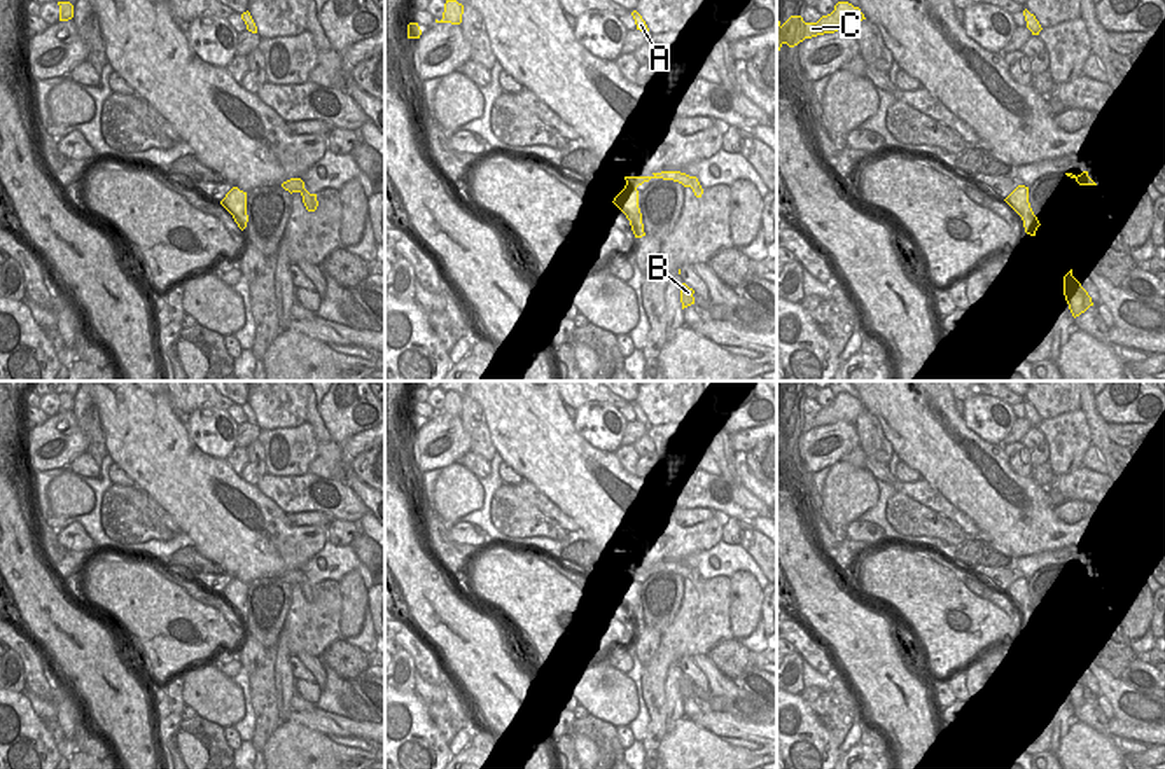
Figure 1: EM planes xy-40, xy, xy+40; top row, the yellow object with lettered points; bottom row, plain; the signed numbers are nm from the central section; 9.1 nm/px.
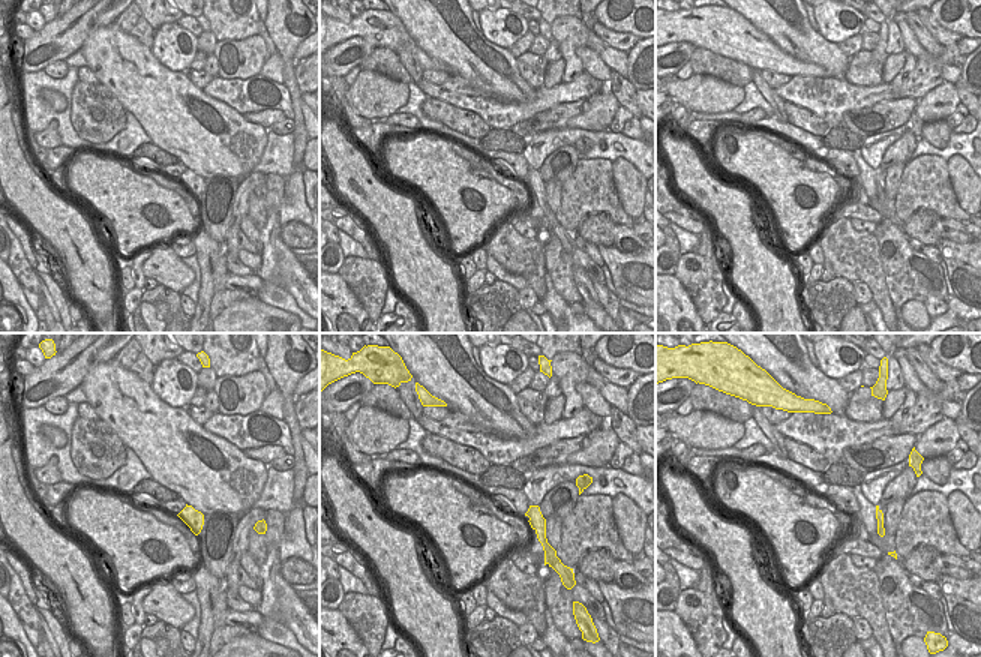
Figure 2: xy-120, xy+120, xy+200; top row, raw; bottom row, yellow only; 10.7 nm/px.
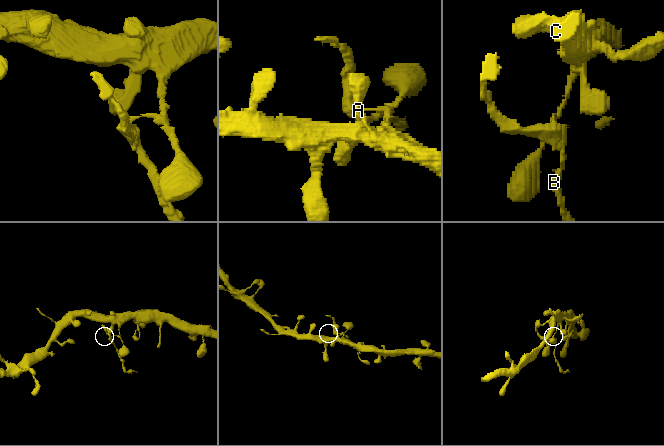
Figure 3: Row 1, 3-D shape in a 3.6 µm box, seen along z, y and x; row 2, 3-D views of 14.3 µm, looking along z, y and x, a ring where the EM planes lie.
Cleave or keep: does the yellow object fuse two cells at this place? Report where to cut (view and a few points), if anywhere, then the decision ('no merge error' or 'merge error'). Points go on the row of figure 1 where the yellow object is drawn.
xy (655, 175), (660, 177) | merge error

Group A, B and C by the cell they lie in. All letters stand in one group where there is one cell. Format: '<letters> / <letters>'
A C / B

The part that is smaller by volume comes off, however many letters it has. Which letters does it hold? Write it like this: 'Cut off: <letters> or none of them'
Cut off: B

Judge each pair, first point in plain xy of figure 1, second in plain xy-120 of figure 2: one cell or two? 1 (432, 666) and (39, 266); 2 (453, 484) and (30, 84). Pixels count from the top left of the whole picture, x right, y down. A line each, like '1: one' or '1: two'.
1: two
2: two

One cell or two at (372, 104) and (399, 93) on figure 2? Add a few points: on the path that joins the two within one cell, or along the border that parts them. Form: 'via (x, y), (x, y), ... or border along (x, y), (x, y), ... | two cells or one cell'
via (378, 98), (393, 95) | one cell

